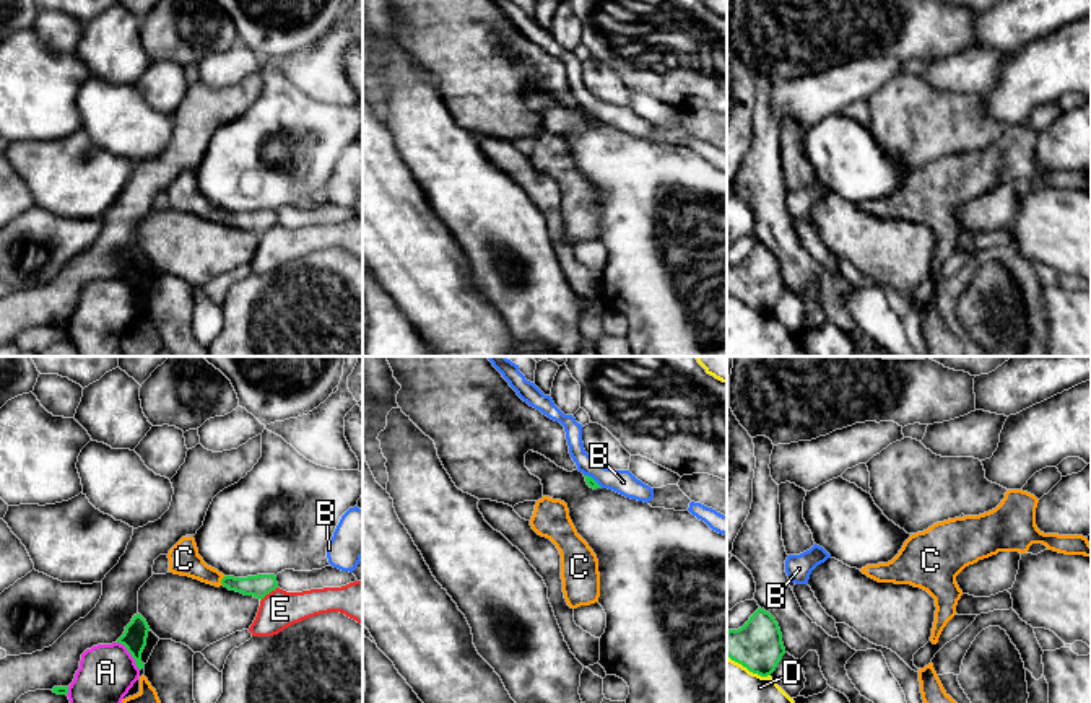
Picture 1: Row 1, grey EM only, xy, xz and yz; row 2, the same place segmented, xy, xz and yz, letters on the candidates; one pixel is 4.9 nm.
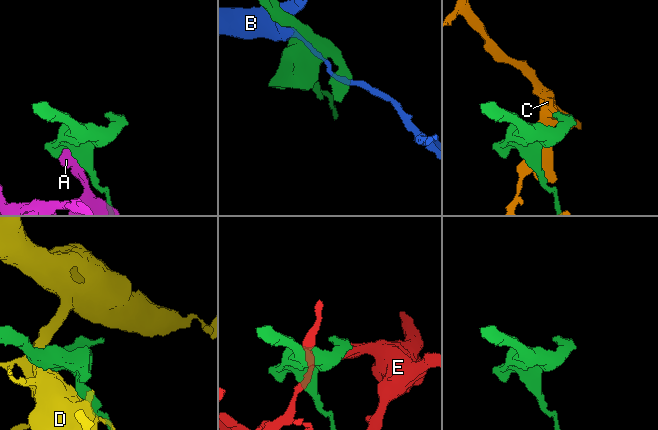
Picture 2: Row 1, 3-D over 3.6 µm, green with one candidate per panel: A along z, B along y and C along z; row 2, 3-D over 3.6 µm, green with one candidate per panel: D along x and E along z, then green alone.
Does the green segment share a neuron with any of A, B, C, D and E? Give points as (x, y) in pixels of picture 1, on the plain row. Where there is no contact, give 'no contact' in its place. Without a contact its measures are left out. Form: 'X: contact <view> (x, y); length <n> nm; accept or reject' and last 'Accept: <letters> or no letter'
A: contact xy (130, 288); length 180 nm; reject
B: contact xz (592, 114); length 120 nm; reject
C: contact xy (221, 217); length 50 nm; accept
D: contact yz (748, 305); length 240 nm; reject
E: contact xy (269, 228); length 120 nm; reject
Accept: C

